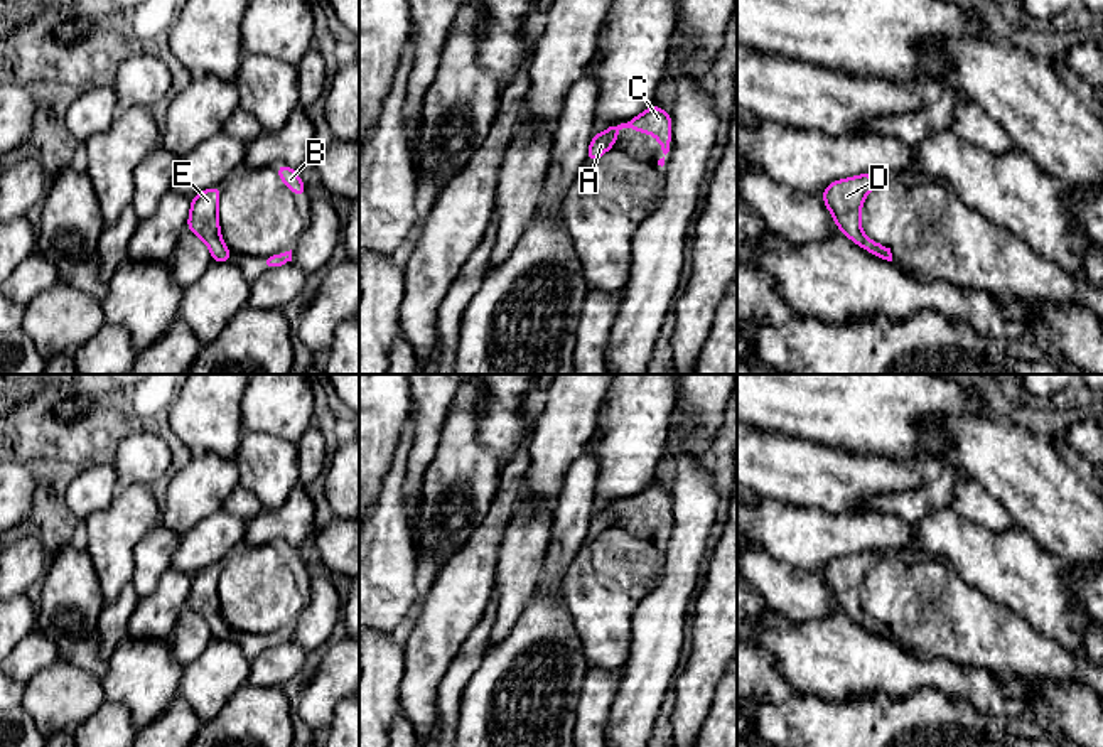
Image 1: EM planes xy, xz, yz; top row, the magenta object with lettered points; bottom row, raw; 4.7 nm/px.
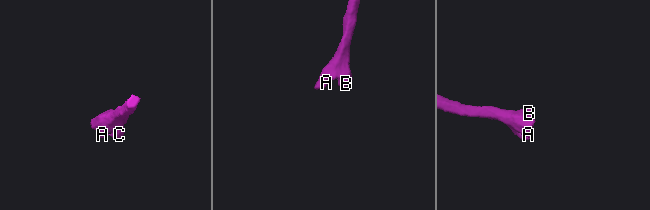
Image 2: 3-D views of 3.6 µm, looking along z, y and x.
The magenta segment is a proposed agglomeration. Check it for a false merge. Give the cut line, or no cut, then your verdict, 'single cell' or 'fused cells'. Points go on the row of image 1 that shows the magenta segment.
no cut | single cell

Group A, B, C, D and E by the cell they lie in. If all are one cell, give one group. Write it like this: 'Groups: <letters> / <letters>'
Groups: A B C D E

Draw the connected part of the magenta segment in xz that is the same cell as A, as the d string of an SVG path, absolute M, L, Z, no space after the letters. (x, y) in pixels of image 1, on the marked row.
M653 103L646 111L639 113L631 121L621 123L617 126L609 126L602 133L594 135L587 152L587 160L594 162L607 150L611 150L617 140L617 133L622 128L651 133L658 138L663 153L666 155L670 152L670 140L673 137L671 115L658 108L656 103Z

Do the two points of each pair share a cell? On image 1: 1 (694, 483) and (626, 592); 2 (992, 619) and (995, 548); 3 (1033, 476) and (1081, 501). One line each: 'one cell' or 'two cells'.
1: two cells
2: two cells
3: one cell

